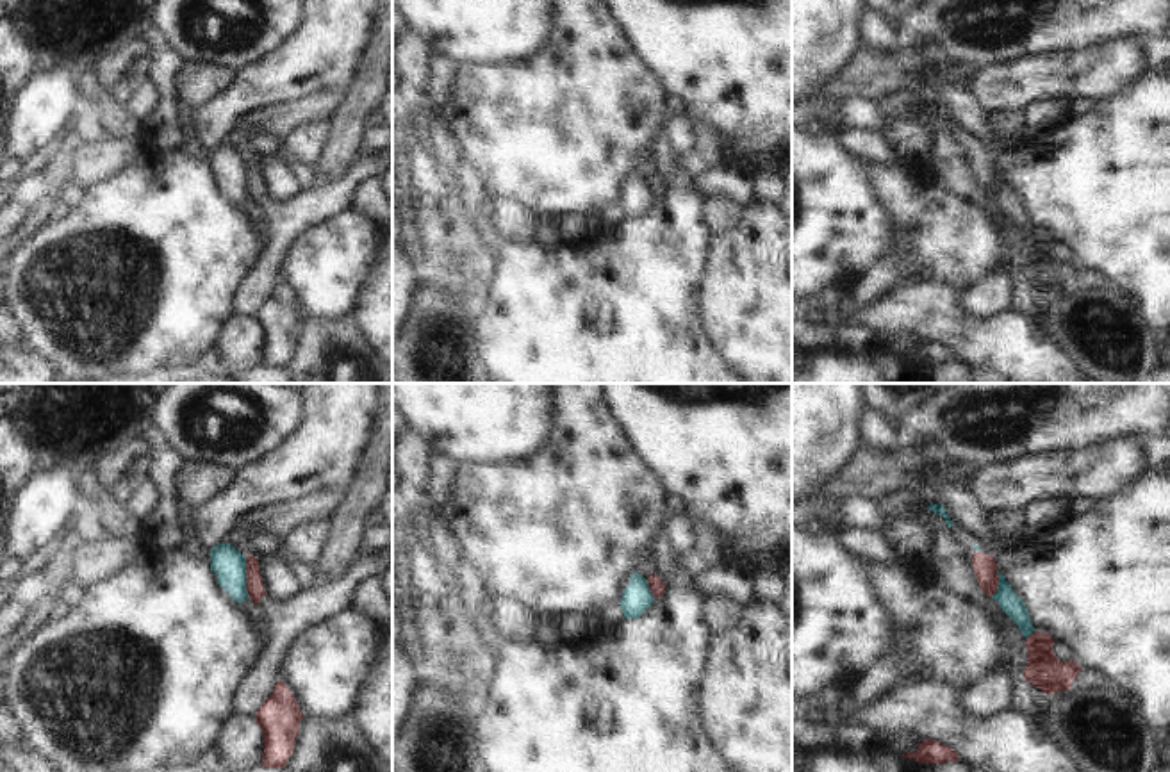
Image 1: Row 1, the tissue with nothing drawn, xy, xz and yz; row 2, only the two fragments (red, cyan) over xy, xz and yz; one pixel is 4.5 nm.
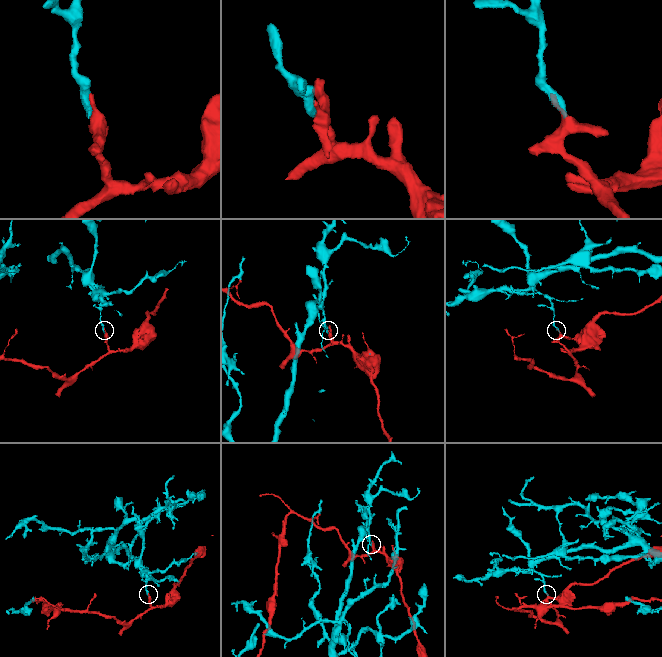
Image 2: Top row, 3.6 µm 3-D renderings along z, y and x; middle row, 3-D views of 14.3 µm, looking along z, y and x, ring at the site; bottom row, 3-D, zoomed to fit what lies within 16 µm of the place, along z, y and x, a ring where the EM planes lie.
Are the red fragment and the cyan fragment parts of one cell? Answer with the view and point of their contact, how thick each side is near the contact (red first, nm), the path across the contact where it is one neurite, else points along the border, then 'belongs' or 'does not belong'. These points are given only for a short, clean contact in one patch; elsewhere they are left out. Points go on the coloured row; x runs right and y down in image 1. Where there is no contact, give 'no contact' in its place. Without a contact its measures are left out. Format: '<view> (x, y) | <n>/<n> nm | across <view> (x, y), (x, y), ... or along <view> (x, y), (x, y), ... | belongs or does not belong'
xy (247, 578) | 80/150 nm | along xy (245, 557), (245, 589), (250, 598) | does not belong

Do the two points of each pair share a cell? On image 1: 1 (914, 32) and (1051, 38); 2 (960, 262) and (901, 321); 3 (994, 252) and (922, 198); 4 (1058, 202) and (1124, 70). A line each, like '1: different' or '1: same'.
1: same
2: different
3: same
4: different

